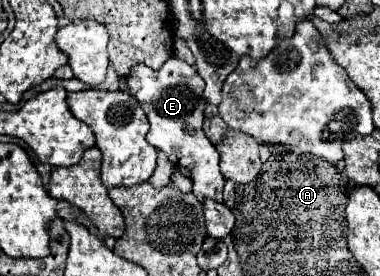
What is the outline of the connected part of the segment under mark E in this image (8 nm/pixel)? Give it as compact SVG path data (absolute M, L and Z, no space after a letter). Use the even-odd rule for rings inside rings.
M172 56L160 70L152 70L138 62L132 66L130 74L126 76L128 82L128 92L136 96L140 102L142 110L148 116L150 122L150 132L146 134L148 142L166 152L168 160L176 168L186 168L190 170L192 182L194 182L194 196L204 202L206 198L212 198L216 202L222 202L222 188L224 188L224 176L218 168L218 152L202 132L202 122L204 122L204 108L206 100L202 96L204 90L204 80L196 74L194 66L188 62Z

